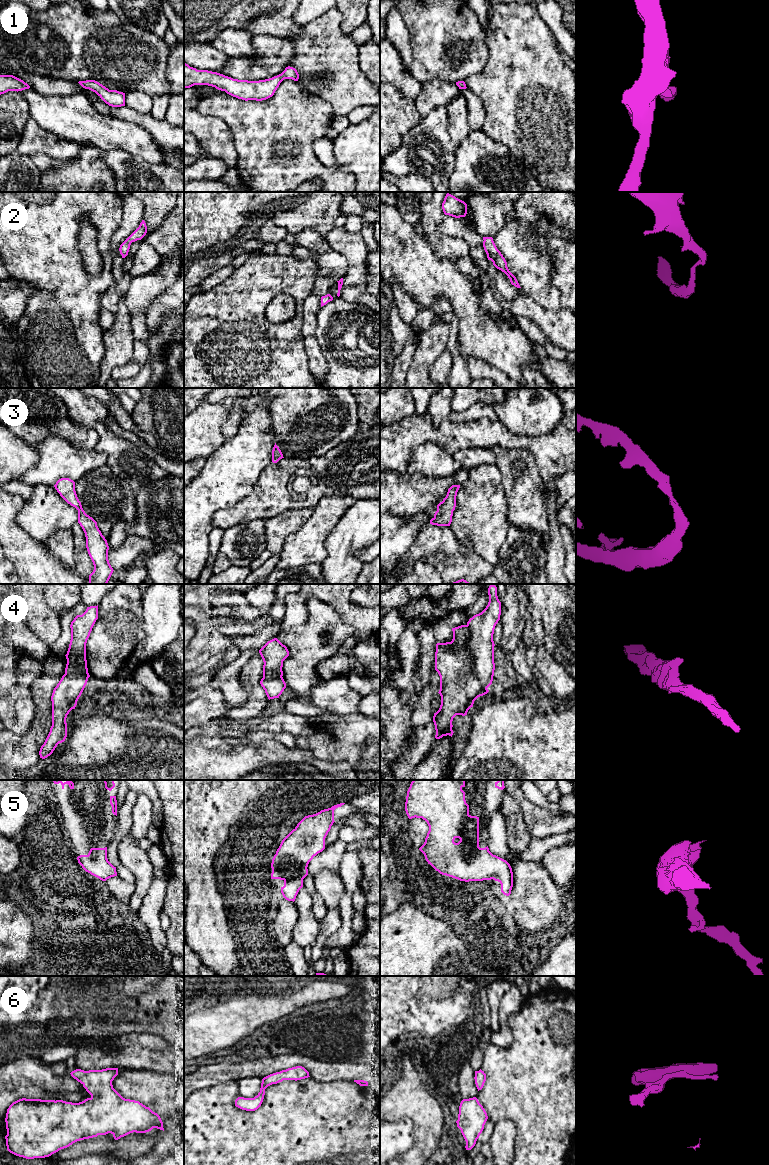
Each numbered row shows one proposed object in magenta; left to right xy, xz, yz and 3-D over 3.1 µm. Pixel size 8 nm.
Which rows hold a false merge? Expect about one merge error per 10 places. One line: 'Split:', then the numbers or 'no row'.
Split: no row

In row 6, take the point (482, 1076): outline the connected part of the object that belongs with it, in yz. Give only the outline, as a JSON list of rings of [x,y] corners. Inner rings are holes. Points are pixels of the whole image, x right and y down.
[[[481,1069],[479,1071],[475,1071],[474,1079],[475,1079],[475,1084],[476,1084],[478,1091],[481,1090],[486,1081],[486,1074]]]

